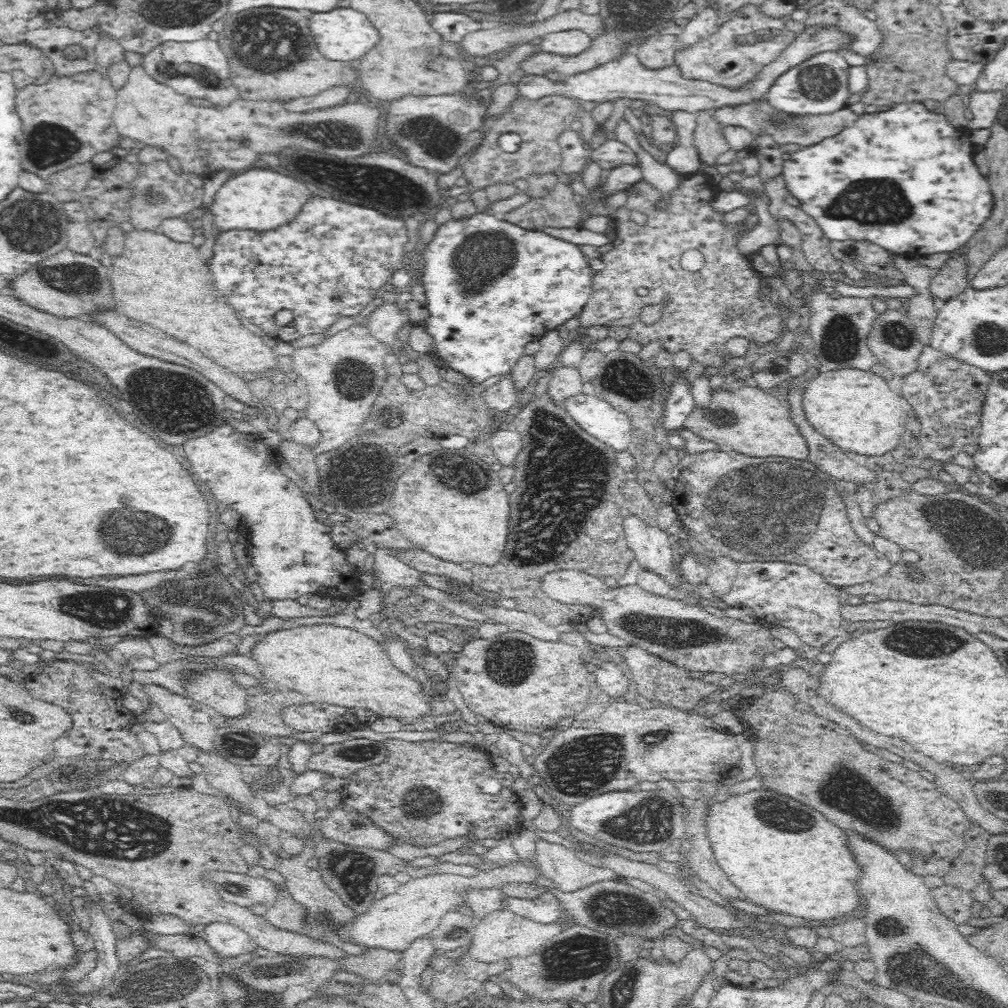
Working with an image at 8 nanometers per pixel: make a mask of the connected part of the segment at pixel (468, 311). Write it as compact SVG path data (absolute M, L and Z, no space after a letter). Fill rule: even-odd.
M475 213L465 220L450 220L438 228L430 244L425 246L425 250L423 256L426 264L421 277L425 288L423 301L426 303L427 311L429 311L425 328L434 338L435 350L438 355L442 355L452 369L464 373L474 384L497 374L507 375L512 365L516 364L517 360L524 355L524 348L528 343L538 341L545 332L554 331L559 324L564 324L566 320L576 316L591 295L591 276L593 275L595 263L588 260L578 249L578 246L548 236L543 231L520 229L506 221L500 221L497 216L492 214Z

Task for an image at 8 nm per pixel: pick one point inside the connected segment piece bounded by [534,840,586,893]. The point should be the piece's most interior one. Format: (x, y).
(556, 864)

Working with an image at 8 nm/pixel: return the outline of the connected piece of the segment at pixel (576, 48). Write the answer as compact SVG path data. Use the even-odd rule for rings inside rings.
M576 28L545 33L542 36L540 50L573 55L586 50L591 45L592 39L590 33Z

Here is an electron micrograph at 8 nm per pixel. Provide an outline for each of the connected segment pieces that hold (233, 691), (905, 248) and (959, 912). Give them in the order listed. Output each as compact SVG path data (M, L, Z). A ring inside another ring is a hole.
M205 671L184 683L189 698L210 706L224 718L240 718L248 714L249 707L244 688L238 688L222 671Z
M919 102L896 104L892 110L888 111L863 113L853 124L854 126L846 127L838 134L823 138L814 144L802 146L800 150L790 154L790 158L784 160L782 164L782 174L790 194L800 201L801 210L809 218L812 218L821 234L828 241L867 241L882 246L894 254L952 252L966 243L979 229L982 222L986 220L986 216L990 214L990 208L992 208L992 197L990 197L987 182L972 161L972 144L968 139L968 128L962 131L954 128L951 124L948 124L948 121L941 114L927 110Z
M942 883L938 887L931 886L929 893L933 897L938 910L957 925L965 924L971 917L970 909L974 899L969 892Z

